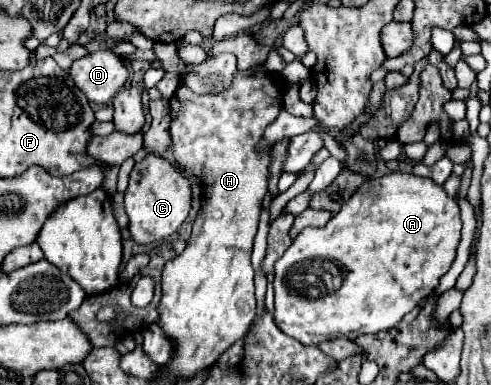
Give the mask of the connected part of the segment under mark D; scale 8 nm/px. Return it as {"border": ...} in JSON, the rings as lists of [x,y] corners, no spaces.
{"border":[[[97,51],[75,59],[69,67],[69,75],[89,101],[105,105],[125,85],[129,71],[115,53]]]}

